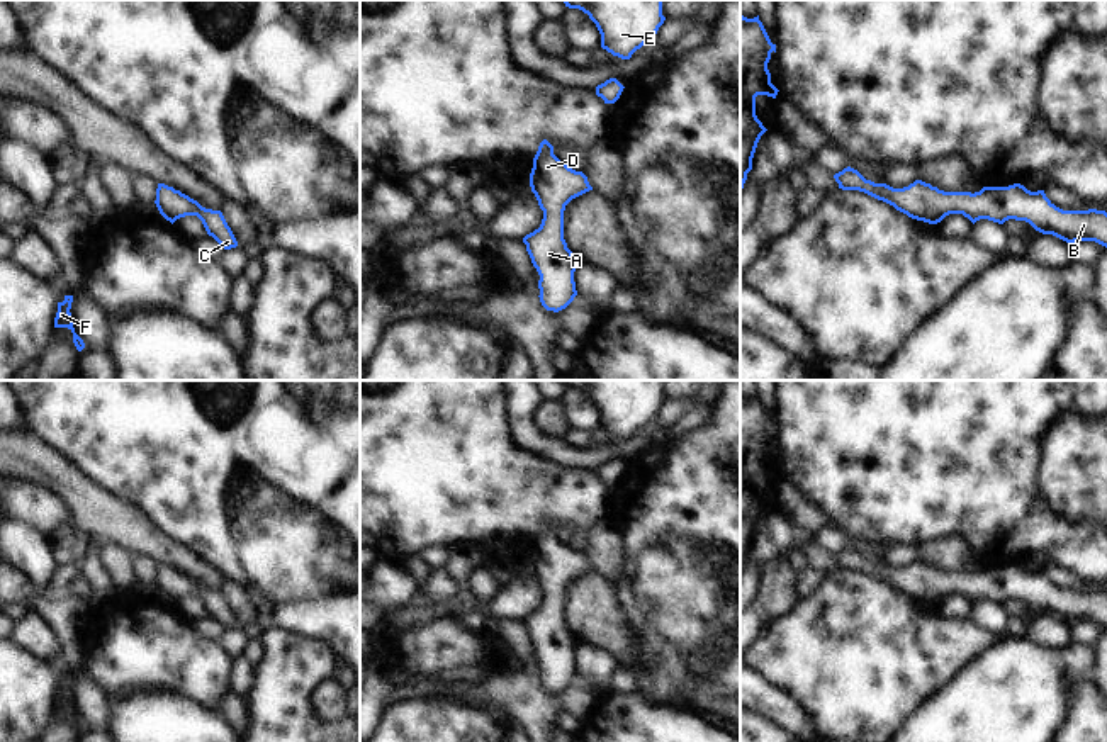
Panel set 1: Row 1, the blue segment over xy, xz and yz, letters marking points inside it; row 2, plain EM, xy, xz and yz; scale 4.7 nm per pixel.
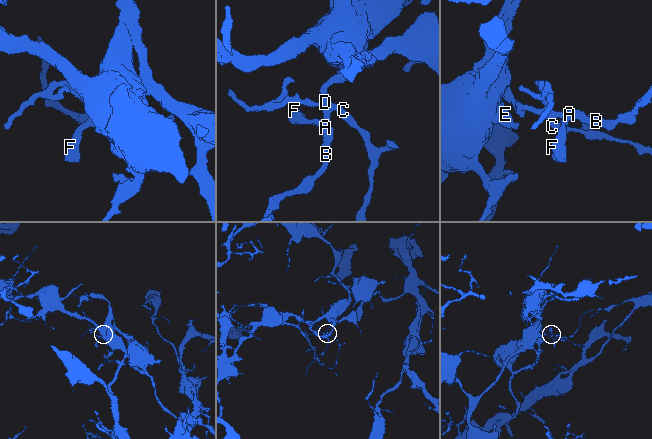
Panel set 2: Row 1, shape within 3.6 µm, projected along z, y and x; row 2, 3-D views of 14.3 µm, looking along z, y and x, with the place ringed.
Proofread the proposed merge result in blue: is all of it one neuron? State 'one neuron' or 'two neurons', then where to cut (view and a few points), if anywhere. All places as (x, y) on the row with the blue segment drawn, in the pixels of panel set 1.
one neuron; no cut

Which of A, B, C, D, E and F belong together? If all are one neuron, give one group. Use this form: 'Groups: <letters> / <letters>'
Groups: A B C D E F.

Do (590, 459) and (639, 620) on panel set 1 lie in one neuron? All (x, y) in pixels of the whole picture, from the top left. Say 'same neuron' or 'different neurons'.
different neurons

